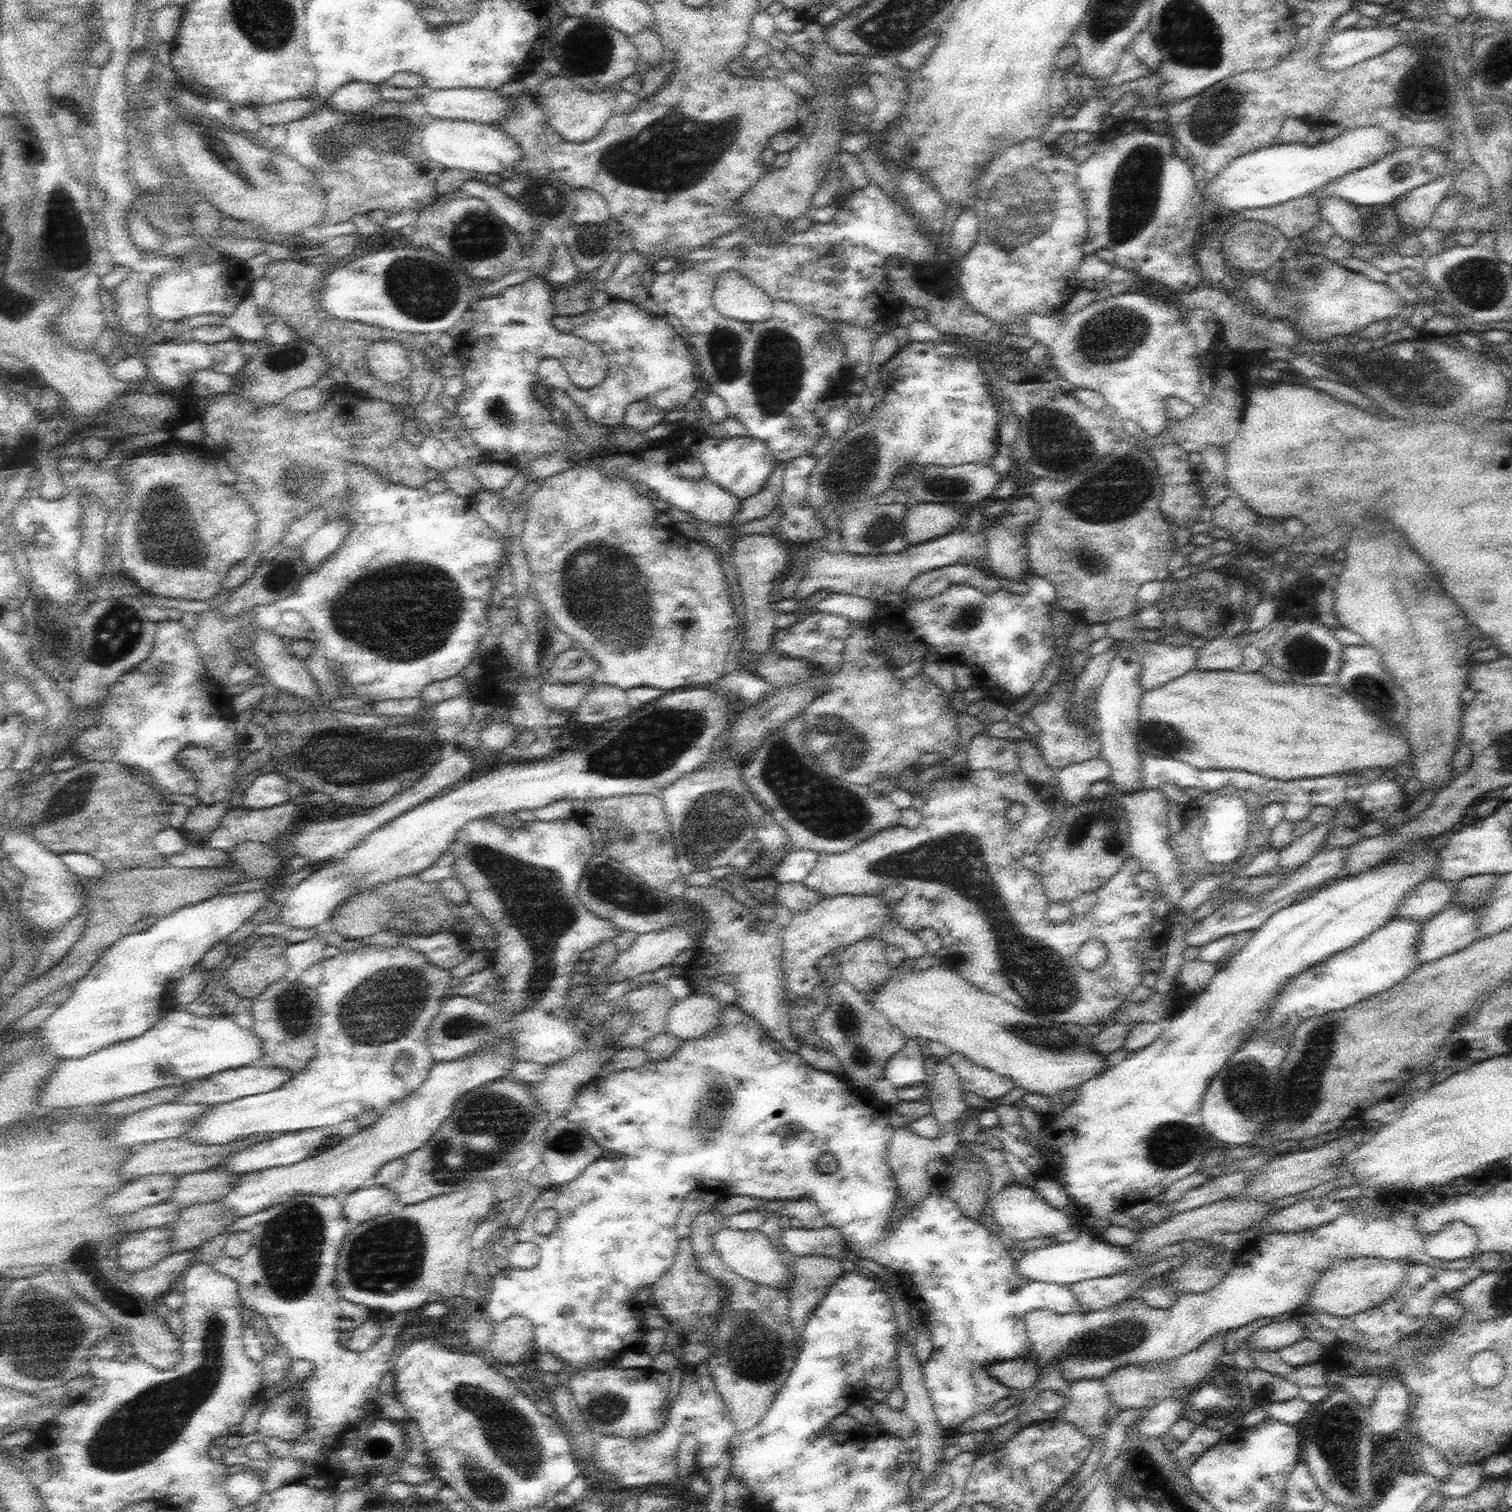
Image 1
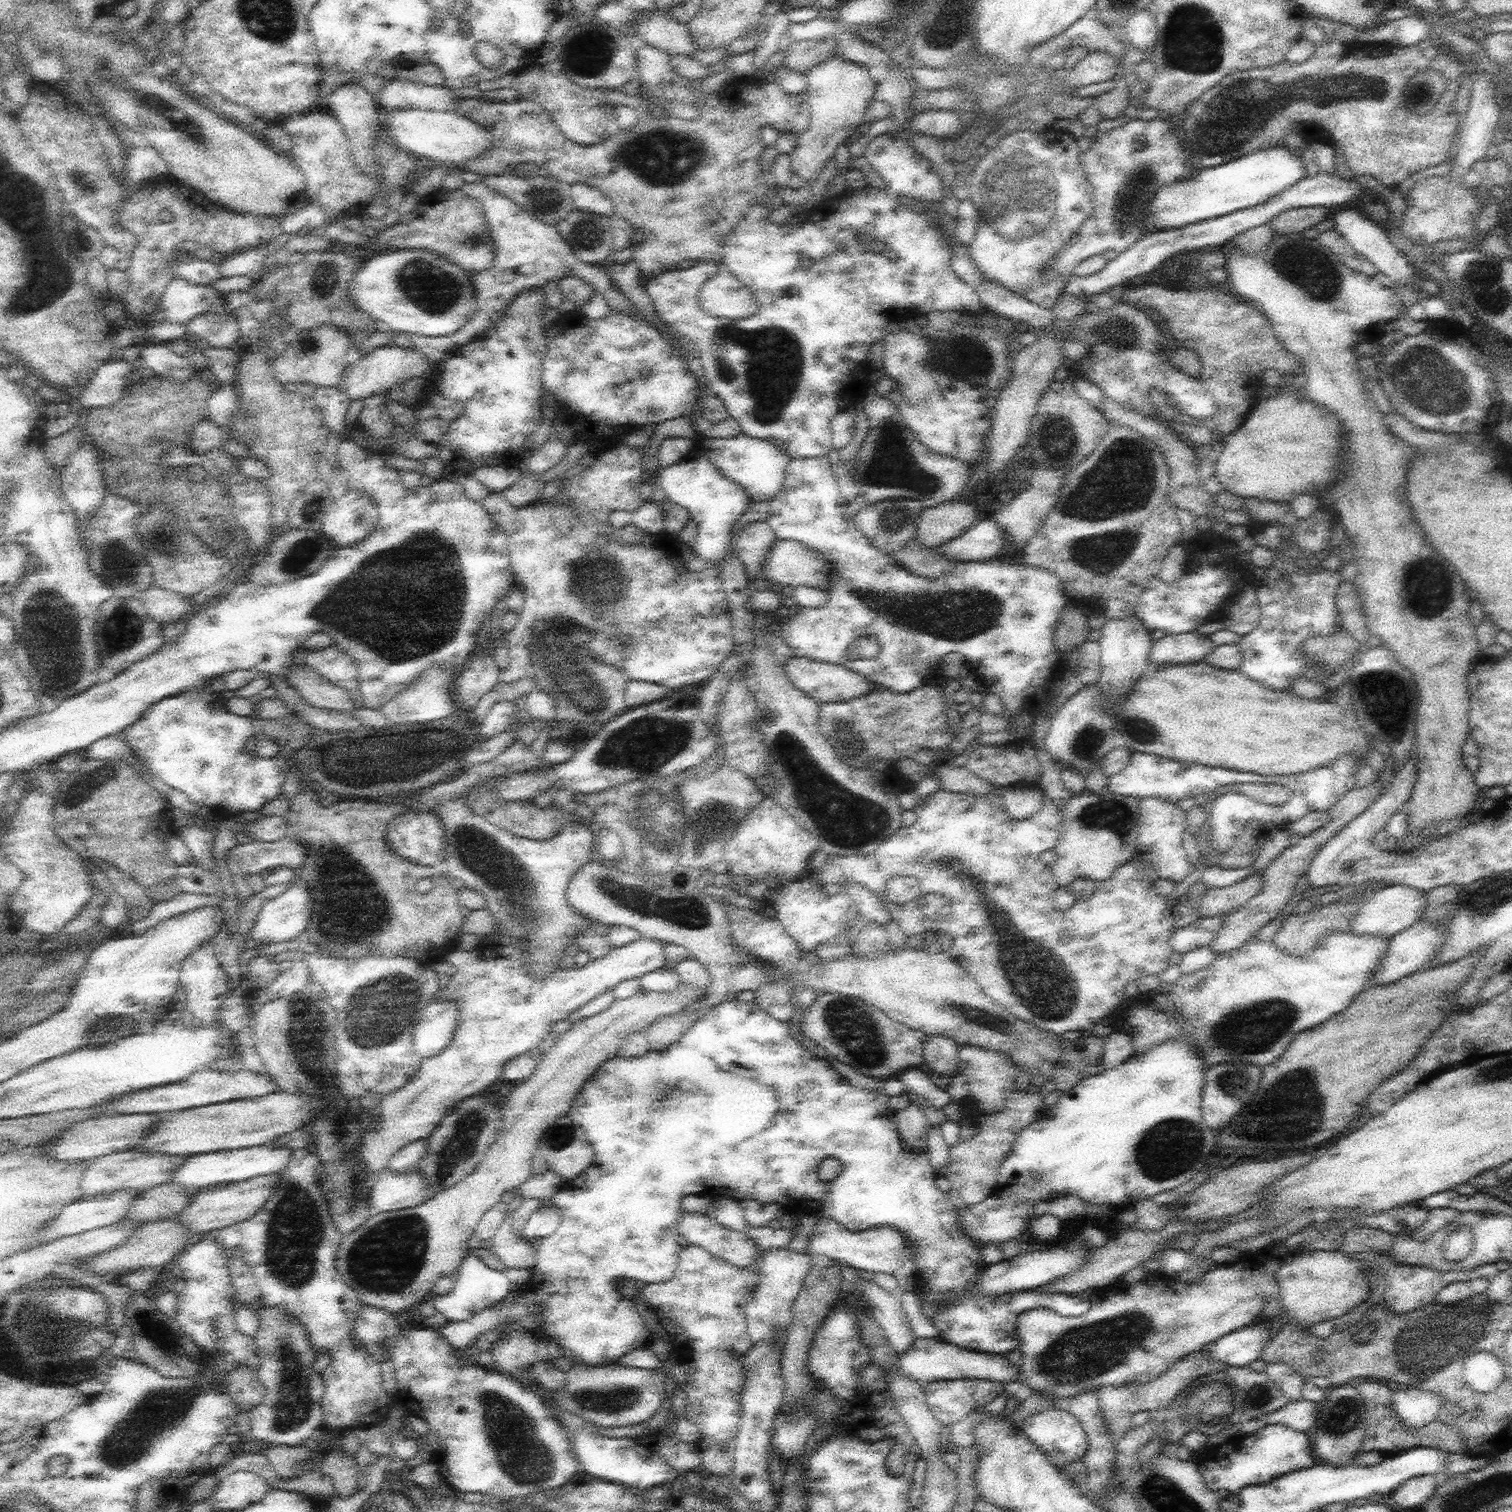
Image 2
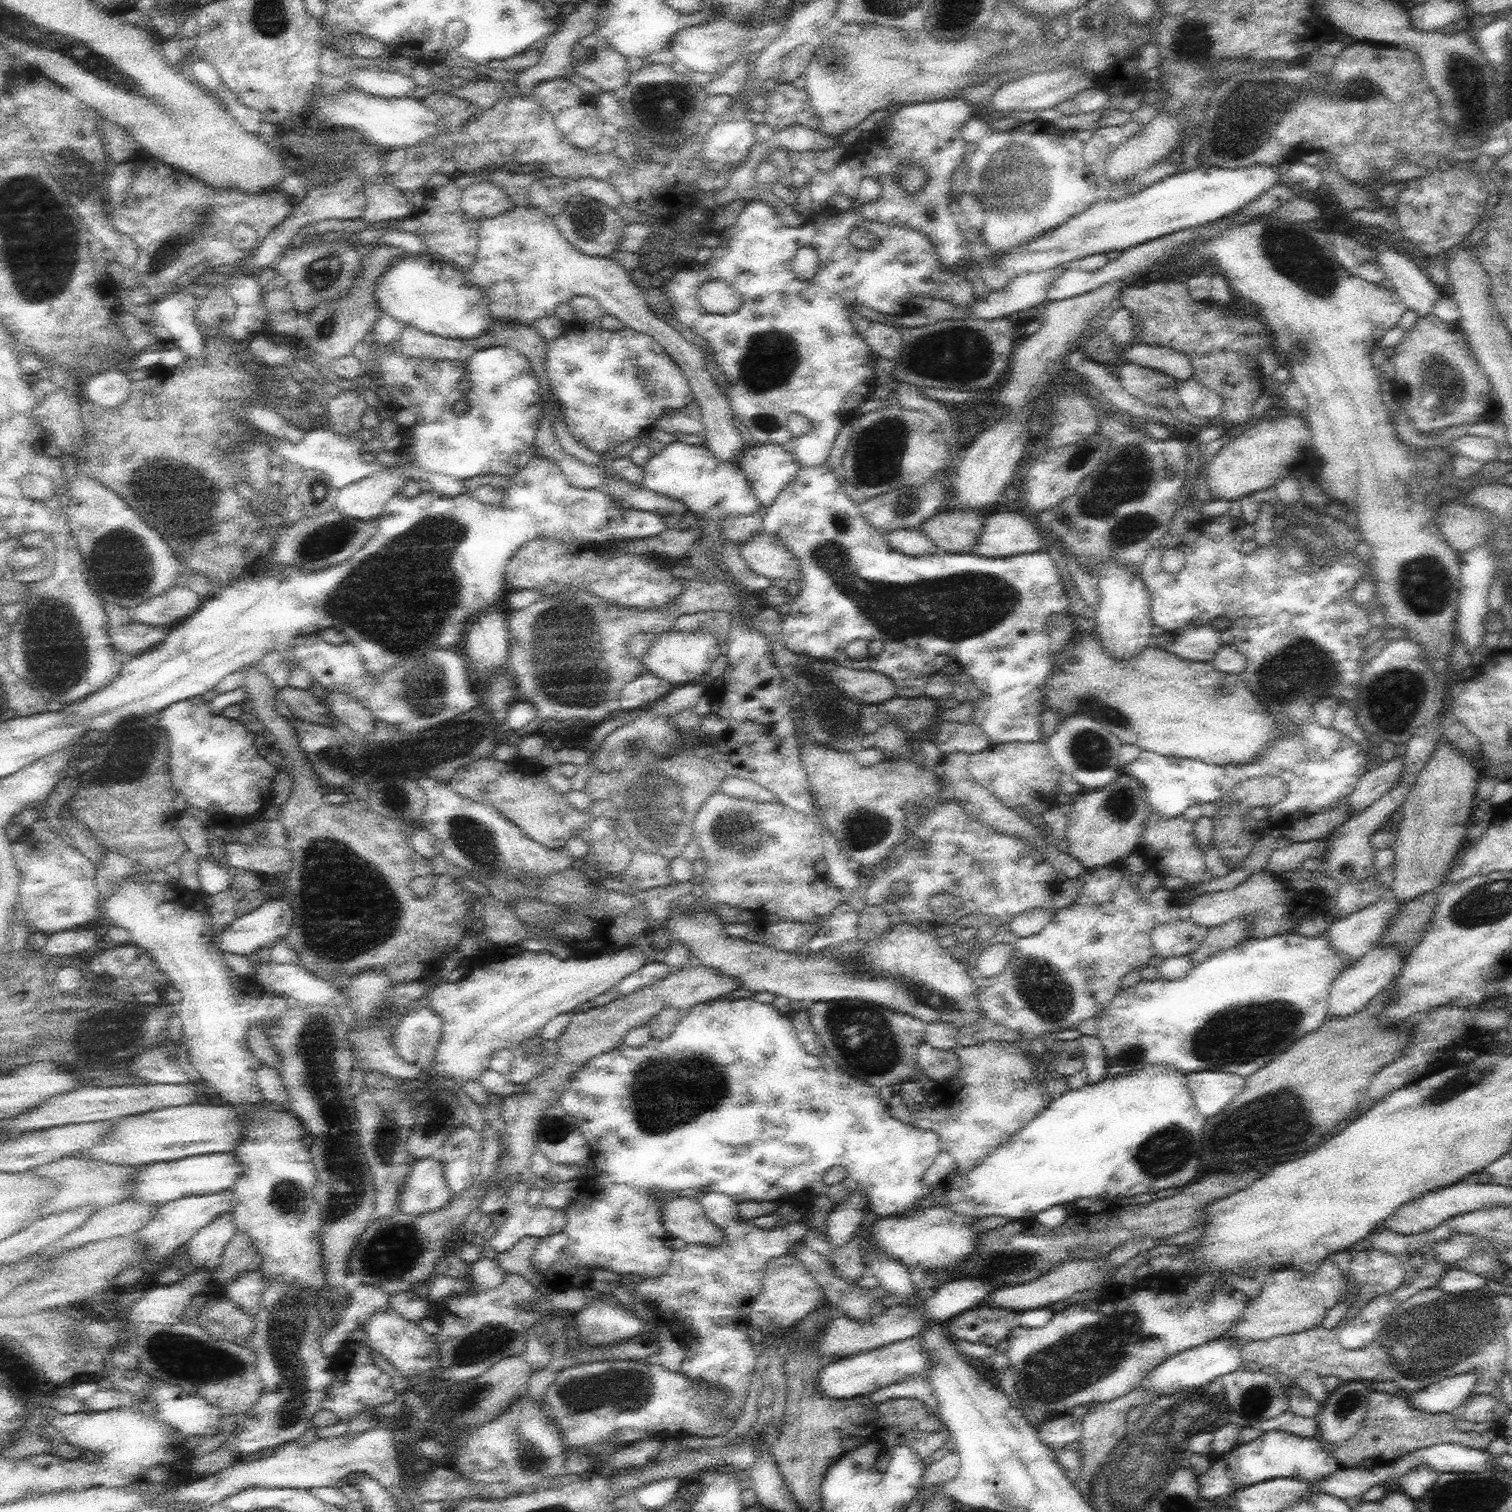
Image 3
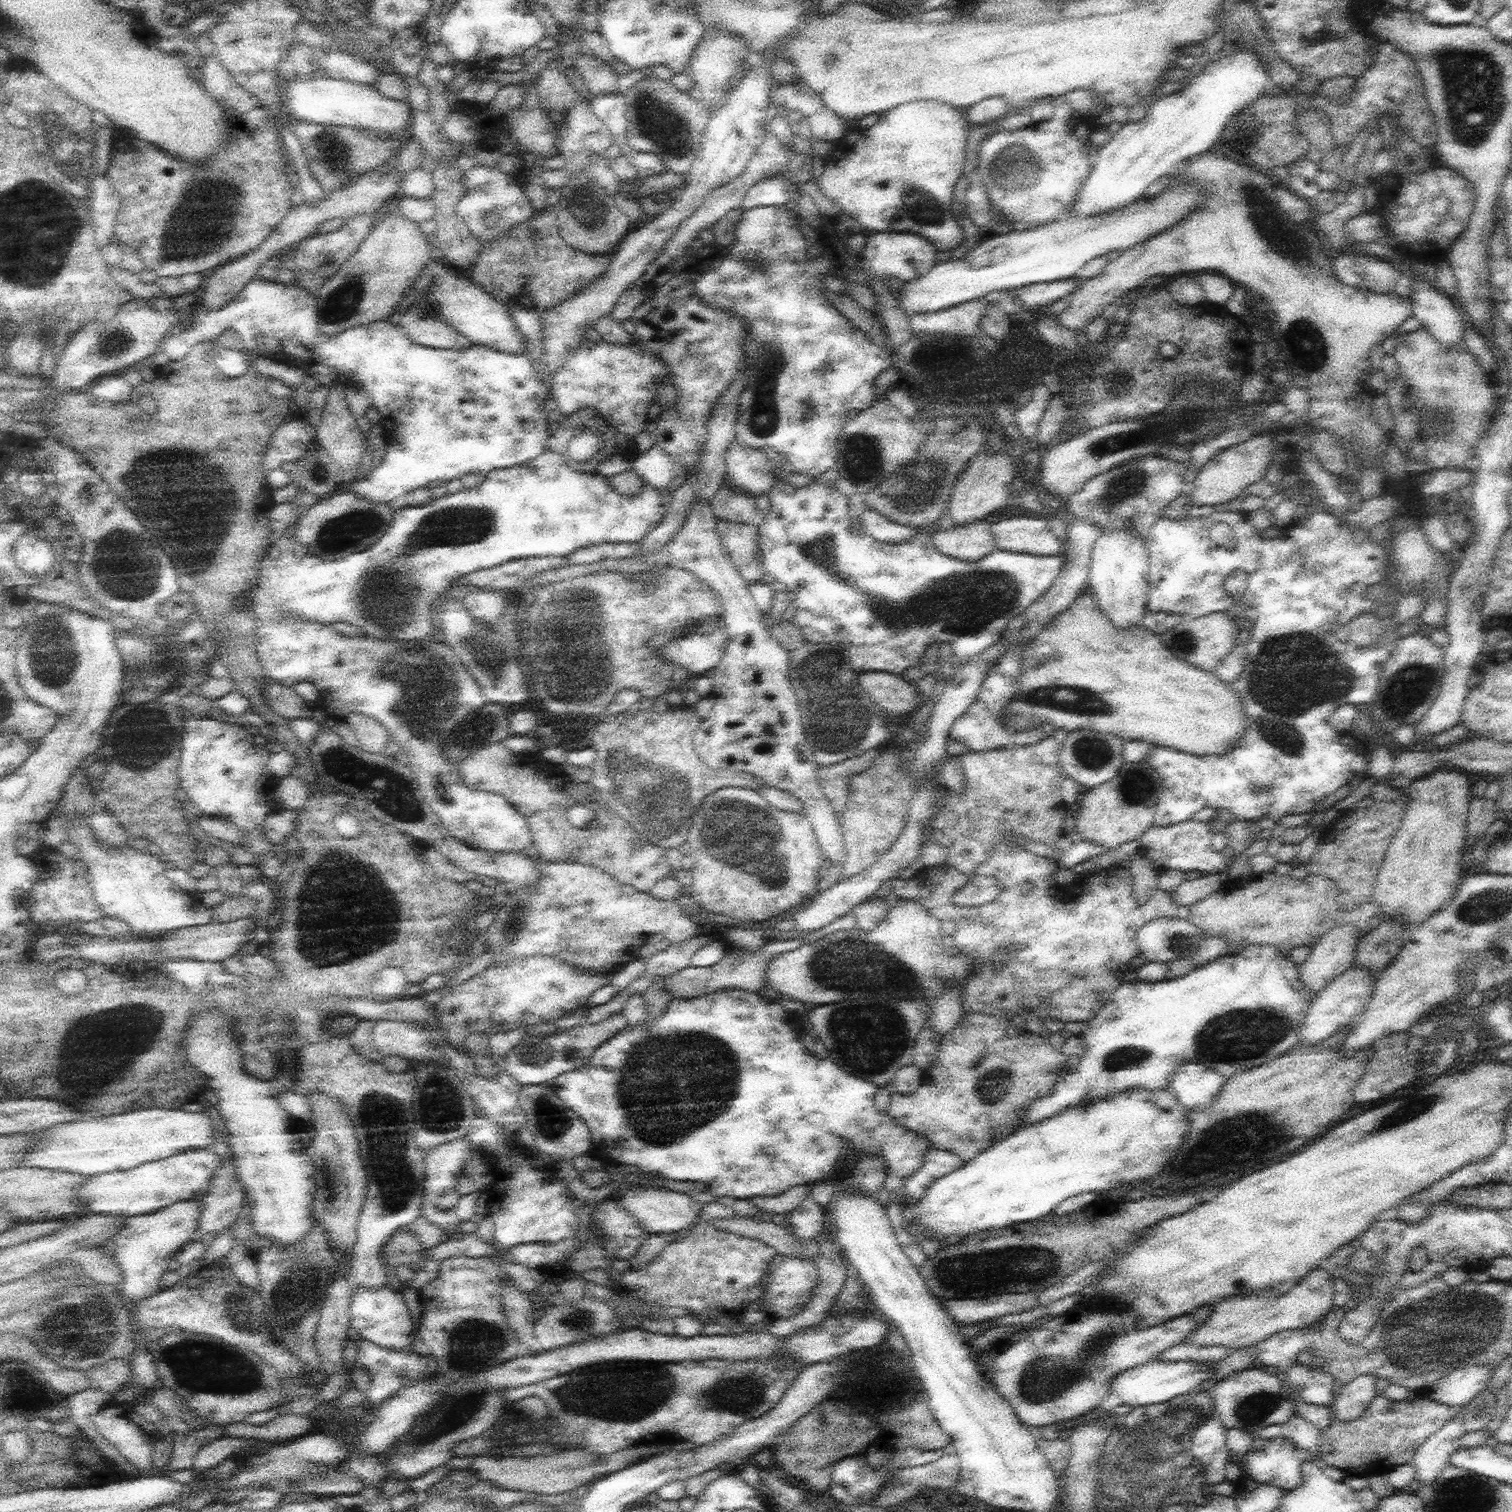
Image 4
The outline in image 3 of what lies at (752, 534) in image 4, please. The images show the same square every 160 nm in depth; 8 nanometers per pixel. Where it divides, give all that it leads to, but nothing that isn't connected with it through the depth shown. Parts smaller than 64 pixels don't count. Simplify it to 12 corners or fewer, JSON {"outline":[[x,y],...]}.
{"outline":[[762,531],[737,545],[747,565],[766,578],[799,580],[788,545]]}

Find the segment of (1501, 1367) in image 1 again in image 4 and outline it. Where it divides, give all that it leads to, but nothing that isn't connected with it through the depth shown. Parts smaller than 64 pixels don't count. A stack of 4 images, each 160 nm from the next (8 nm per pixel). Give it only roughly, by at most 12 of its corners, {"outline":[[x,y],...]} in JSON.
{"outline":[[1457,1368],[1430,1385],[1429,1398],[1467,1406],[1488,1386],[1494,1368]]}

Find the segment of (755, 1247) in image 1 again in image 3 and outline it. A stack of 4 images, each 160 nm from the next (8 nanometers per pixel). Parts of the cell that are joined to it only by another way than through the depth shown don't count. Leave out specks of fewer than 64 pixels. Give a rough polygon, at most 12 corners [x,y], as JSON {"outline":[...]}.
{"outline":[[696,1198],[662,1200],[666,1230],[687,1244],[723,1244]]}

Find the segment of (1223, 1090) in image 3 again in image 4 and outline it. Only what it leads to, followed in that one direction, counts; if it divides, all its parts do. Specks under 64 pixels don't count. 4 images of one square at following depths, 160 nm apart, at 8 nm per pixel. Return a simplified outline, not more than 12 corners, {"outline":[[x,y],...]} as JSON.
{"outline":[[1186,1061],[1170,1086],[1187,1111],[1206,1110],[1226,1080]]}

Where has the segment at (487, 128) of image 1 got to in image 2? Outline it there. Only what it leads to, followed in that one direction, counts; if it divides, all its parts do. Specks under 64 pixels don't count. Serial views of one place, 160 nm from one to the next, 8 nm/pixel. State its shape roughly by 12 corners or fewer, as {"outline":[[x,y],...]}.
{"outline":[[458,111],[386,112],[381,128],[419,158],[453,168],[492,146]]}

